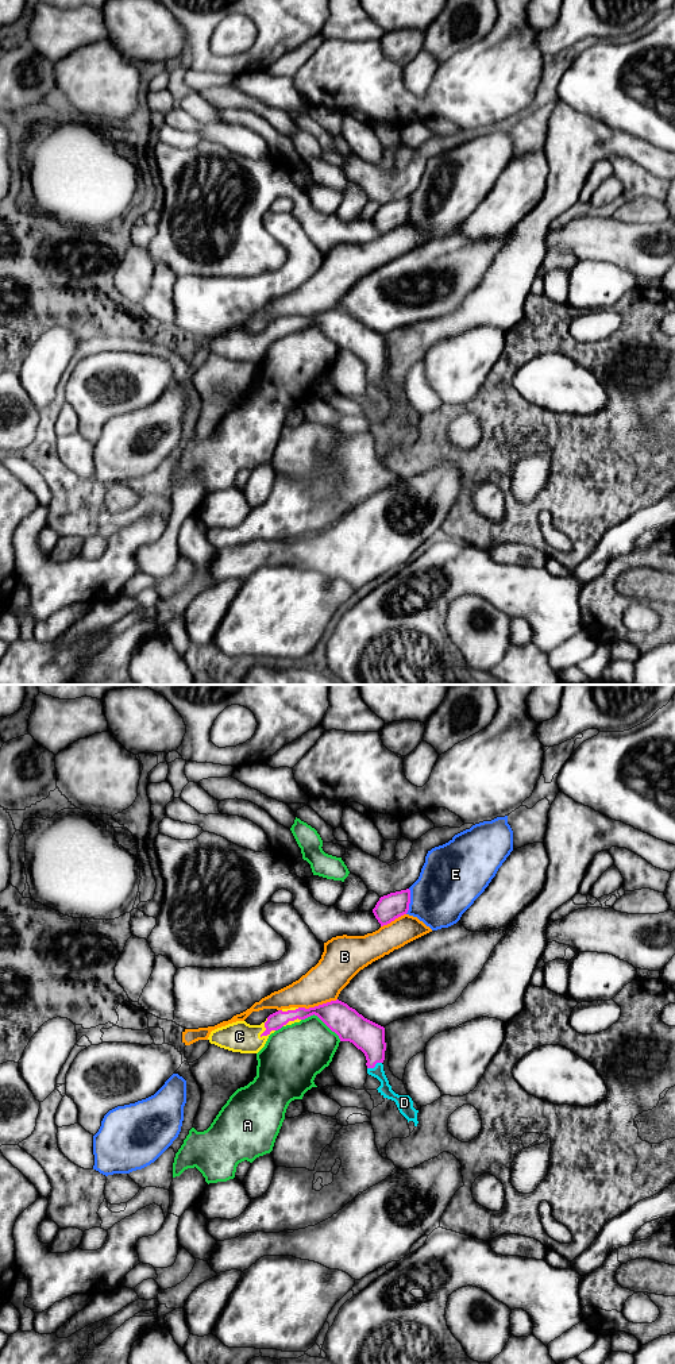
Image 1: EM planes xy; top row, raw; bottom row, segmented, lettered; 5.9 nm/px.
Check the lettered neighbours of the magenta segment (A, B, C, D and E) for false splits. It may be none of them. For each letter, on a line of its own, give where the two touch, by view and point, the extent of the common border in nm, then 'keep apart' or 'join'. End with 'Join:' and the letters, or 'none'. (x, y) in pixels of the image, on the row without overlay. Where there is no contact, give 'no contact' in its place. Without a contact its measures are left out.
A: xy (321, 328) | 280 nm | keep apart
B: xy (319, 313) | 240 nm | keep apart
C: xy (265, 335) | 130 nm | join
D: xy (374, 374) | 100 nm | join
E: xy (409, 210) | 150 nm | keep apart
Join: C, D

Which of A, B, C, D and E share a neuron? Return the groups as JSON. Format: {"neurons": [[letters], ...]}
{"neurons": [["A"], ["B", "E"], ["C", "D"]]}

